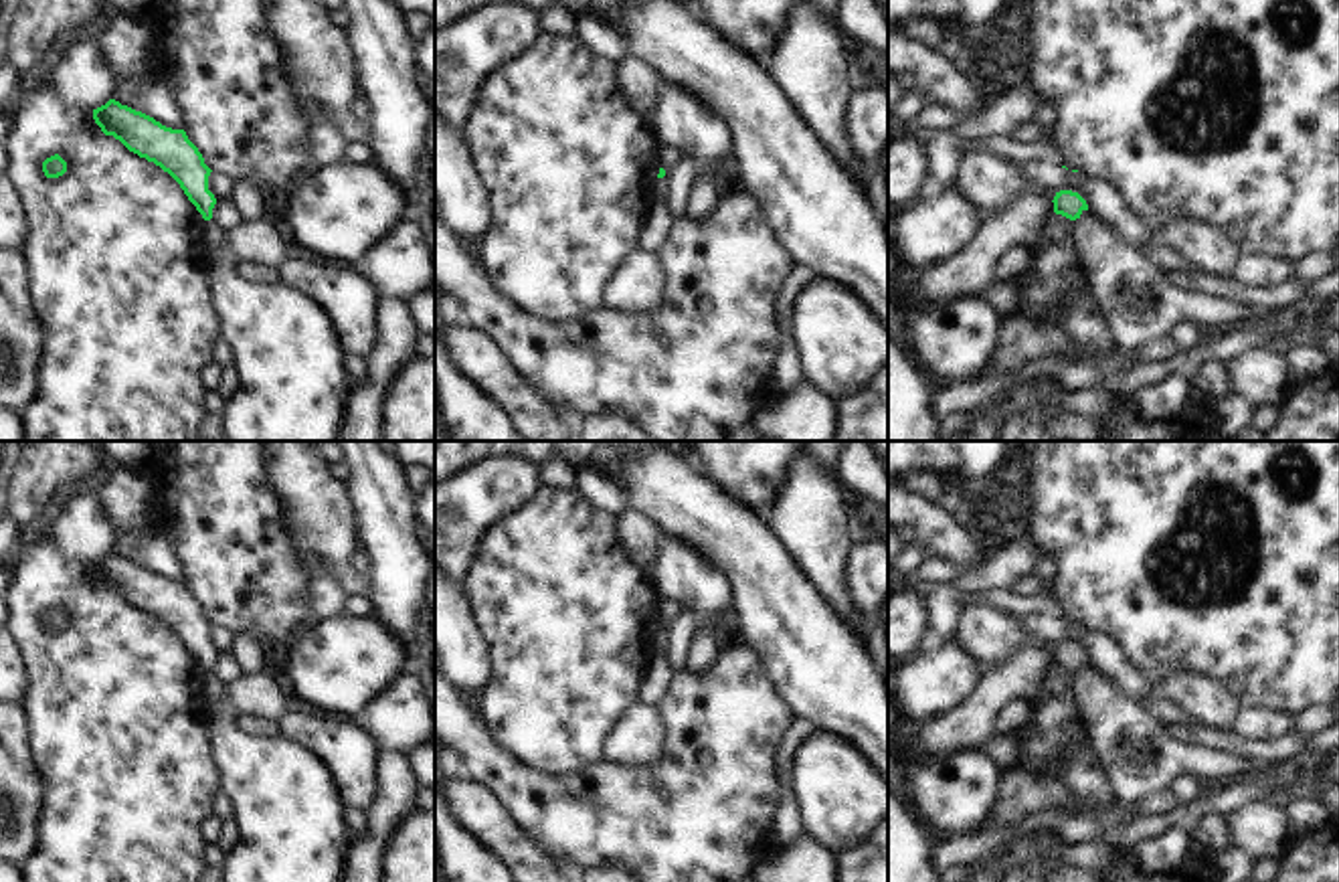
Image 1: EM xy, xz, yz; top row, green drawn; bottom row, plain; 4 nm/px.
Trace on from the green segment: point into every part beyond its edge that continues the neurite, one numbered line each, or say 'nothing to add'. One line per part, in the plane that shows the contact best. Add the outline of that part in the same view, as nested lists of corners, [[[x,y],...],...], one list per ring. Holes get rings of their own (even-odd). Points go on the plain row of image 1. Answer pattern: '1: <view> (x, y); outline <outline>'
nothing to add

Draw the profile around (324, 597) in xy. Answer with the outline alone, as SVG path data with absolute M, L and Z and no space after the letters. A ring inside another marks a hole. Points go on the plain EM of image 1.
M320 572L314 579L309 579L307 607L311 611L314 621L342 617L344 599L346 593L338 587L338 583L330 575Z

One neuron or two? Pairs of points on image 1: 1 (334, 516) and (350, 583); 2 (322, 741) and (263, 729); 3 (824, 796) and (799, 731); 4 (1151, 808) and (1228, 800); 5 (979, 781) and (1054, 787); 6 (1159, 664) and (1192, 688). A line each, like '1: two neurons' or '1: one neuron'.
1: one neuron
2: two neurons
3: two neurons
4: two neurons
5: two neurons
6: two neurons

